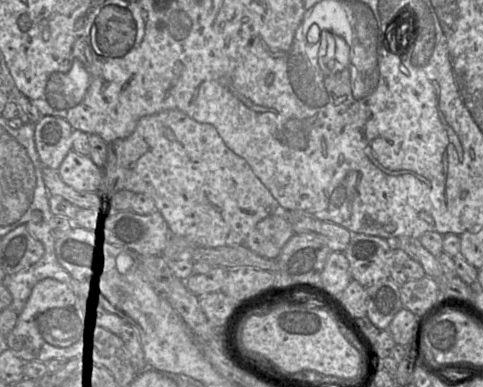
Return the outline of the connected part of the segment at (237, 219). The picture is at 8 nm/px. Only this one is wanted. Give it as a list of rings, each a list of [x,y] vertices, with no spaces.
[[[166,110],[140,119],[126,138],[108,143],[107,159],[95,195],[117,199],[124,192],[152,198],[172,236],[184,237],[197,247],[218,248],[243,245],[258,222],[280,211],[276,199],[254,174],[249,164],[230,150],[217,130],[197,122],[179,110]]]

